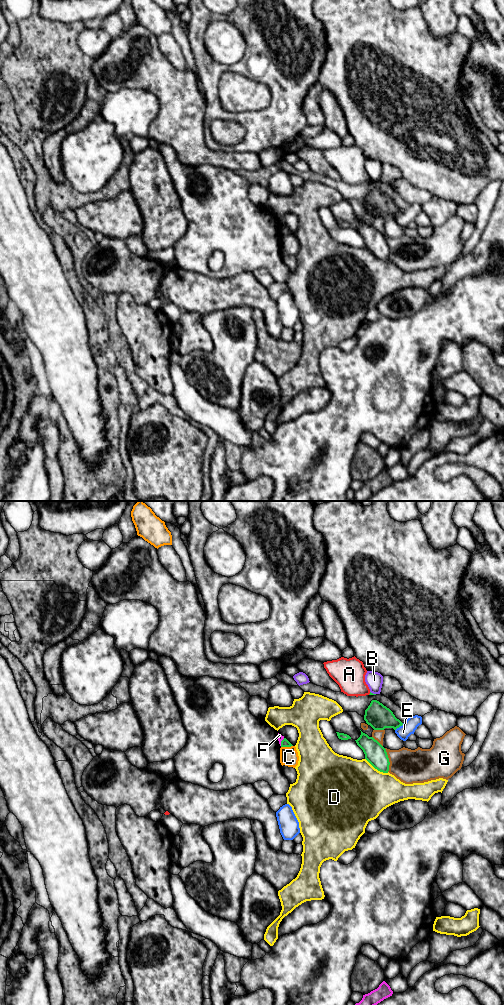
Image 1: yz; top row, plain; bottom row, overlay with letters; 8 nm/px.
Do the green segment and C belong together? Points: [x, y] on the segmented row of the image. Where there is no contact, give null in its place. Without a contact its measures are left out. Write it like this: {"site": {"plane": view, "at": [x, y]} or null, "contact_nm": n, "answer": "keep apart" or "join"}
{"site": {"plane": "yz", "at": [286, 746]}, "contact_nm": 100, "answer": "keep apart"}

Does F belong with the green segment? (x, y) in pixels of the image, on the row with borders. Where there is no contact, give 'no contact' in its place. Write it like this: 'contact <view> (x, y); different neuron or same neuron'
contact yz (281, 742); different neuron

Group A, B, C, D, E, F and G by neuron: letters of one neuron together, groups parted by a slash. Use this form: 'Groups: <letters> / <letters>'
Groups: A / B / C / D / E / F / G

